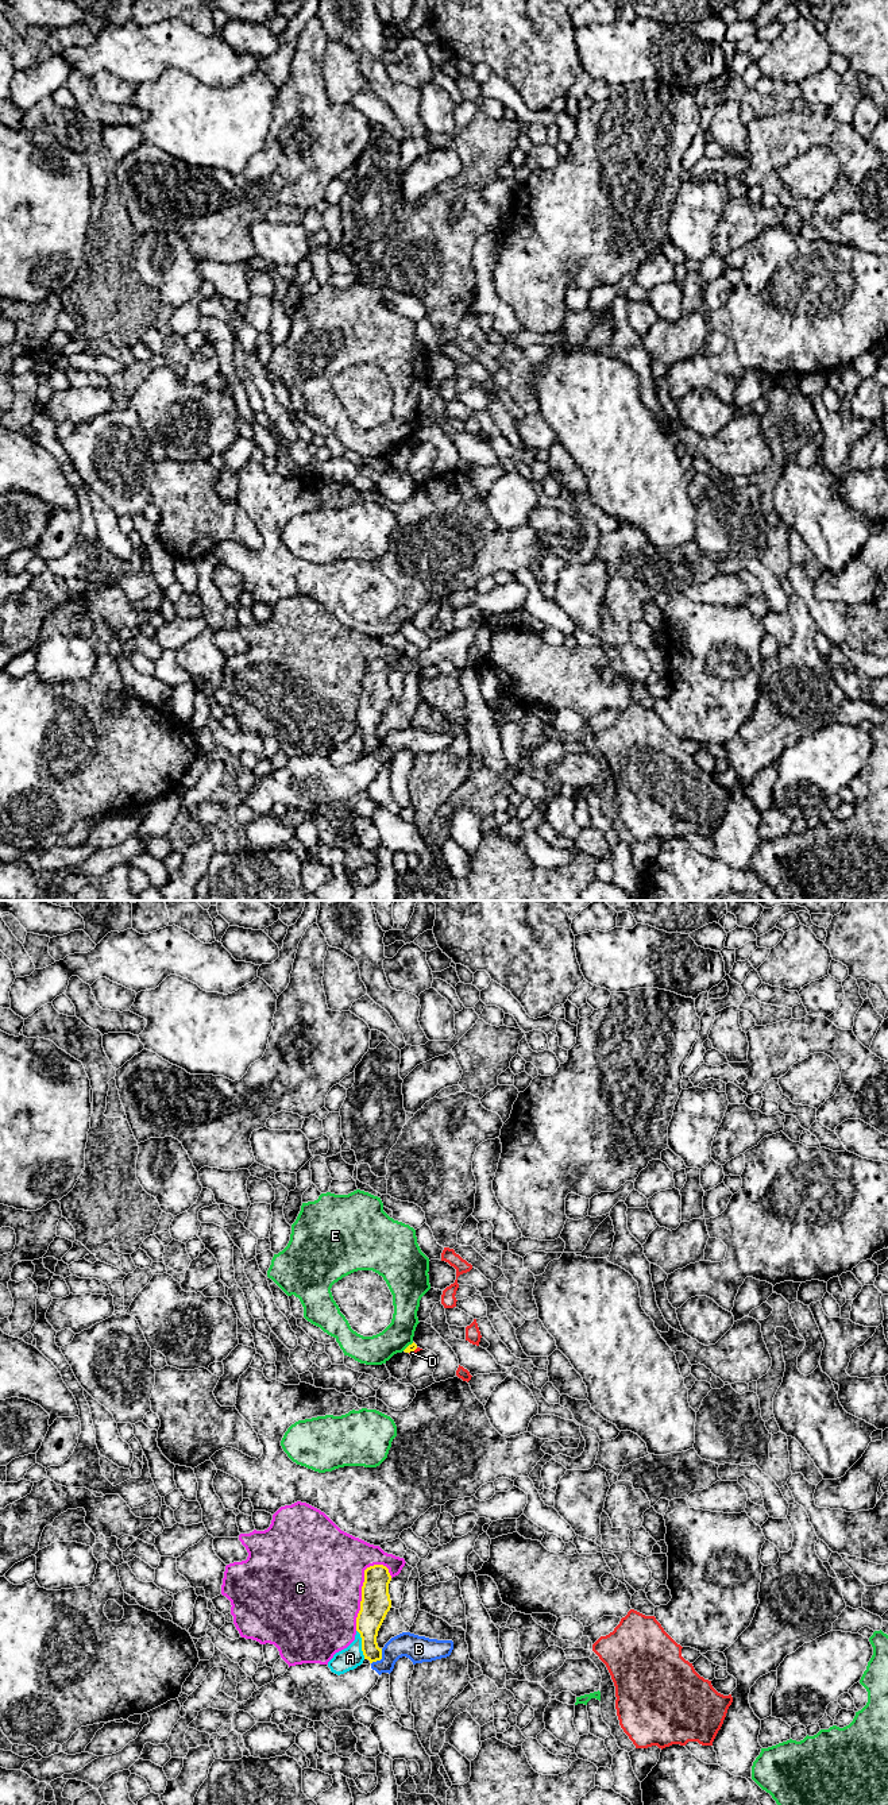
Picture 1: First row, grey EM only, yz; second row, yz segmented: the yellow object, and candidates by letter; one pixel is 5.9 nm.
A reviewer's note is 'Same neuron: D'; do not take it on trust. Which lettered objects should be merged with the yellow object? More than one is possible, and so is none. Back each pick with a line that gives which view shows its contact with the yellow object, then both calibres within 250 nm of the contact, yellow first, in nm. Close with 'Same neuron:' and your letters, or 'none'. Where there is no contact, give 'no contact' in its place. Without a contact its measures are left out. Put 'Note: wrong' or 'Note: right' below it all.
Same neuron: none
Note: wrong

